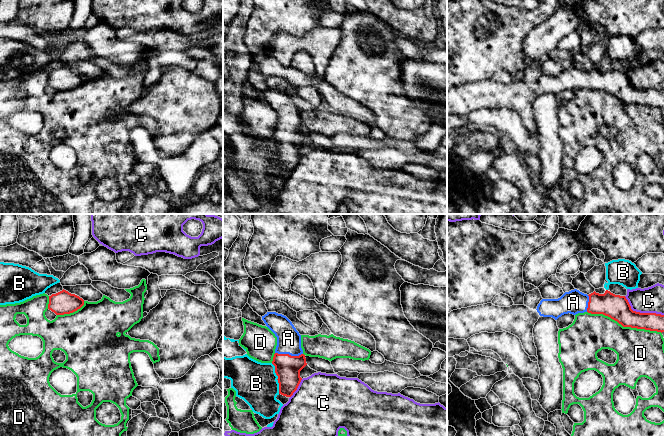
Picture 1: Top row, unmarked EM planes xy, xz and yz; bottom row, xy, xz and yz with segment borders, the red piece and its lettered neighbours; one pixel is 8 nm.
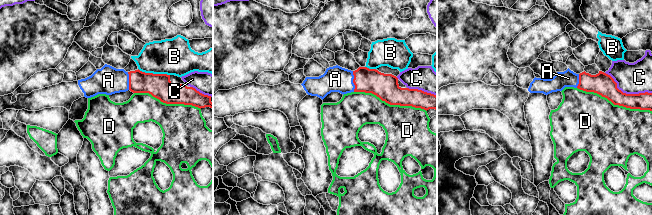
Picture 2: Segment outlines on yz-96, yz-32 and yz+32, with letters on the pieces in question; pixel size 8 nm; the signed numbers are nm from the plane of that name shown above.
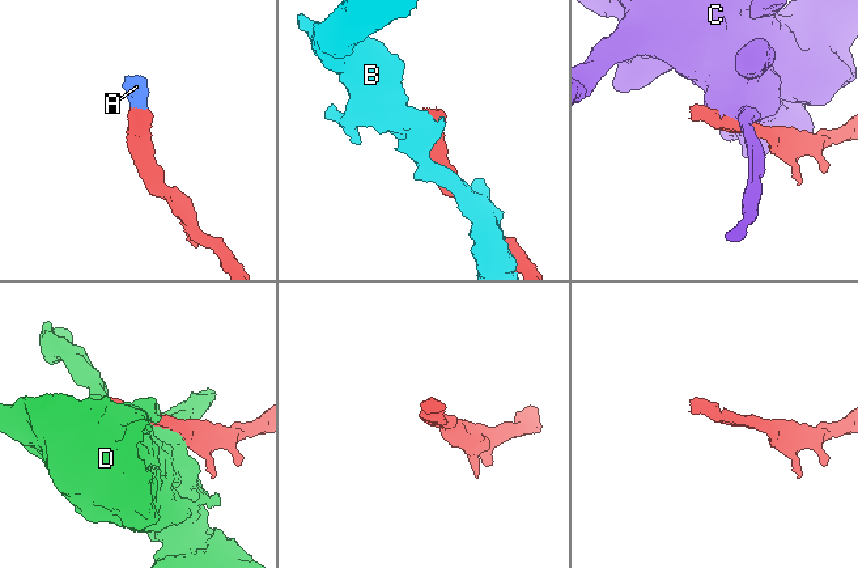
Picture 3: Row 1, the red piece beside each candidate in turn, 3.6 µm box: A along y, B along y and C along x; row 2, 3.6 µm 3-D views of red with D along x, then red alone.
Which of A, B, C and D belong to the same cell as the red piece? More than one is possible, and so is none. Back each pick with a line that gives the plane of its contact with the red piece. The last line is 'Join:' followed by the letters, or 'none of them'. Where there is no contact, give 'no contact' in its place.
A: xz
Join: A

